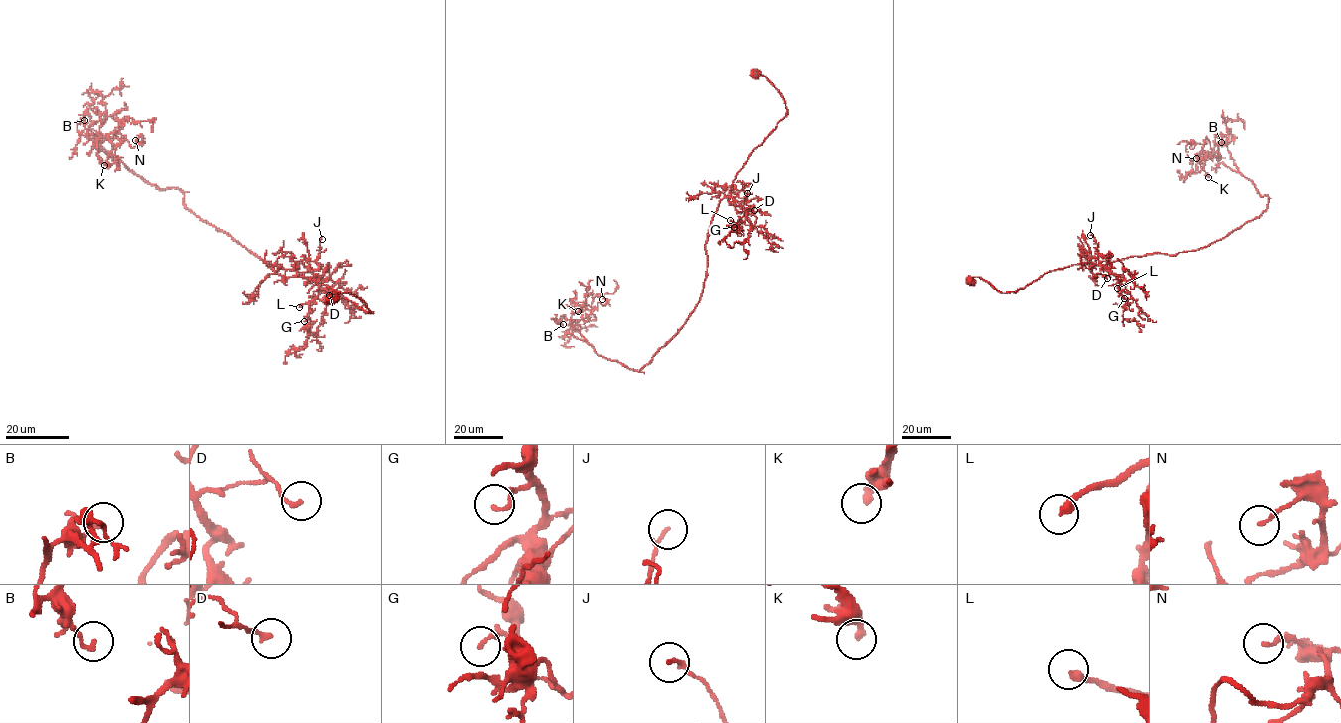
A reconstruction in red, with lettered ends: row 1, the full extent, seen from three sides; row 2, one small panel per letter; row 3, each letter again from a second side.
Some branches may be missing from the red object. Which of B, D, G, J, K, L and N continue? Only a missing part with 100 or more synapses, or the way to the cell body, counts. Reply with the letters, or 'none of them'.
L

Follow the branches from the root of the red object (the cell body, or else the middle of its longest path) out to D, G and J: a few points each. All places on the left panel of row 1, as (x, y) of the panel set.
D: (333, 299), (338, 293), (351, 293), (372, 312), (299, 274), (314, 277), (318, 291), (329, 295)
G: (333, 299), (338, 293), (351, 293), (372, 312), (299, 274), (318, 283), (318, 295), (304, 321)
J: (333, 299), (338, 293), (351, 293), (372, 312), (296, 275), (302, 260), (317, 258), (322, 239)

